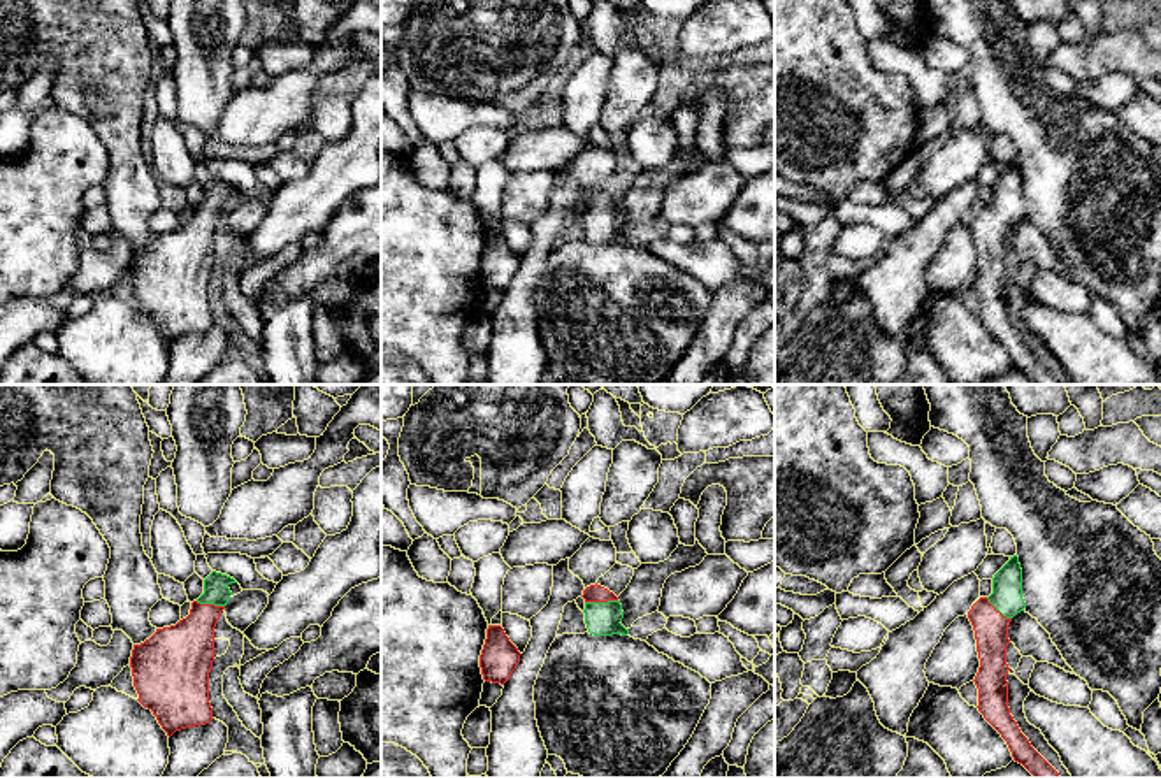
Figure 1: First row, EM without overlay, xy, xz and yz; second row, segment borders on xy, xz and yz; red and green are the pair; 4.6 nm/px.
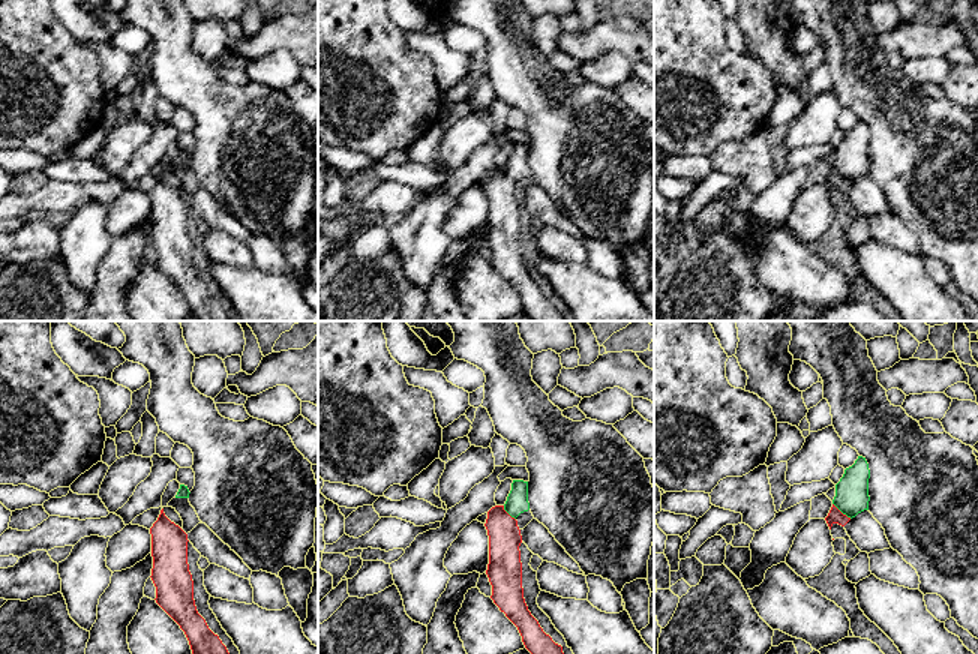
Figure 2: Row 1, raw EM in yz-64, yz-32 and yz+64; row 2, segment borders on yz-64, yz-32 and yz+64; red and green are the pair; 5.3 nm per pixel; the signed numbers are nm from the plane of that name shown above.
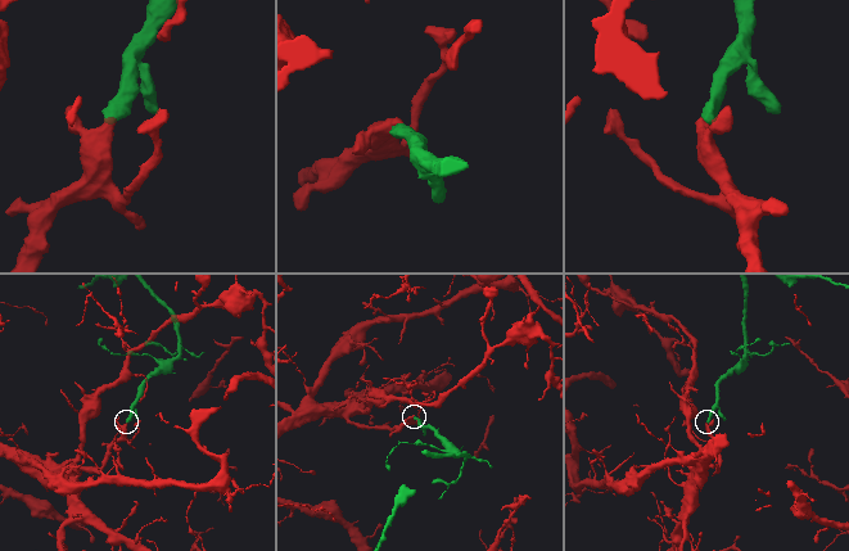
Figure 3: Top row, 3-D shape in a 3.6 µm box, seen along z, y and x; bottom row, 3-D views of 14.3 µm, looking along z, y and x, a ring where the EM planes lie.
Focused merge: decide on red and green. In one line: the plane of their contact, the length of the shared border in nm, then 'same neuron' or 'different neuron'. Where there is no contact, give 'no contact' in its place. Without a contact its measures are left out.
xz | 150 nm | same neuron

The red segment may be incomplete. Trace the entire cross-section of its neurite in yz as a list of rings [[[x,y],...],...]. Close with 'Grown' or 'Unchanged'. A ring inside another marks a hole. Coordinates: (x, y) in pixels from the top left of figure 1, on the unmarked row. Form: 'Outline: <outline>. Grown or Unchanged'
Outline: [[[1013,162],[994,181],[992,200],[989,204],[980,204],[968,218],[980,265],[980,274],[973,286],[978,295],[977,314],[1006,348],[1015,369],[1022,371],[1035,385],[1061,385],[1031,353],[1008,314],[1008,232],[1024,214],[1022,176],[1019,163]]]. Grown

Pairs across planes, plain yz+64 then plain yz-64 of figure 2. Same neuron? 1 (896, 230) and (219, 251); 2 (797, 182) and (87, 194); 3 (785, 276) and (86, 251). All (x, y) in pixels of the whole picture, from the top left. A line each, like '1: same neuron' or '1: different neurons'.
1: same neuron
2: different neurons
3: different neurons

